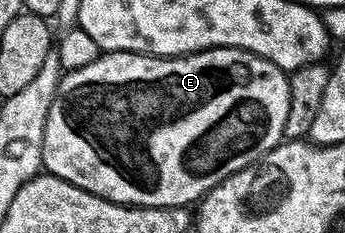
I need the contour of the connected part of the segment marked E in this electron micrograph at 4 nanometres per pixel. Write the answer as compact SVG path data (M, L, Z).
M214 47L208 51L196 51L190 55L174 57L160 57L137 51L100 53L93 65L68 71L60 78L53 101L49 105L49 117L43 130L43 167L46 174L61 177L102 199L126 203L128 207L187 207L198 204L222 179L228 179L242 167L248 167L250 163L261 158L266 151L272 151L274 147L279 146L283 139L285 117L289 113L288 78L288 72L267 59L236 47Z

